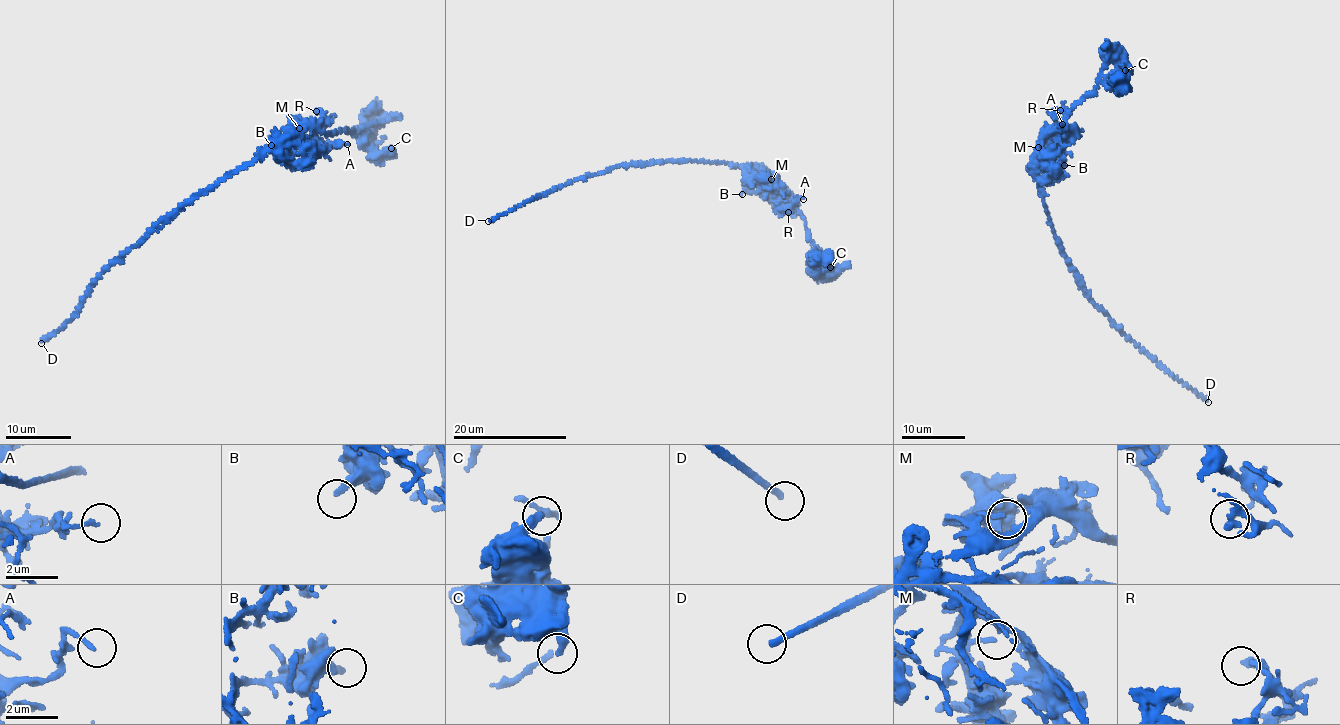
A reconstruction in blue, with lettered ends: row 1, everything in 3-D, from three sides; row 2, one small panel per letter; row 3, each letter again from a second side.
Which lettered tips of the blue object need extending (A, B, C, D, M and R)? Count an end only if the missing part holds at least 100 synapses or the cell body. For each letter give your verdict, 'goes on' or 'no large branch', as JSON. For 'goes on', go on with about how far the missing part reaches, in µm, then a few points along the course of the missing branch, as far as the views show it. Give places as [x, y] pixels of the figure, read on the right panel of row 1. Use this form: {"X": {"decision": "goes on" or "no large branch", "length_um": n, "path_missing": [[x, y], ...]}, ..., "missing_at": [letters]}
{"A": {"decision": "no large branch"}, "B": {"decision": "no large branch"}, "C": {"decision": "no large branch"}, "D": {"decision": "goes on", "length_um": 130}, "M": {"decision": "no large branch"}, "R": {"decision": "no large branch"}, "missing_at": ["D"]}

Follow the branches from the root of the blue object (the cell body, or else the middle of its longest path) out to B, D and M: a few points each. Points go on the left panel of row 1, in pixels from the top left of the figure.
B: (230, 173), (246, 167), (277, 138), (274, 137), (276, 144), (271, 145)
D: (230, 173), (162, 217), (141, 241), (107, 265), (89, 284), (74, 315), (41, 343)
M: (230, 173), (246, 167), (271, 145), (280, 144), (288, 136), (289, 128), (299, 128)

